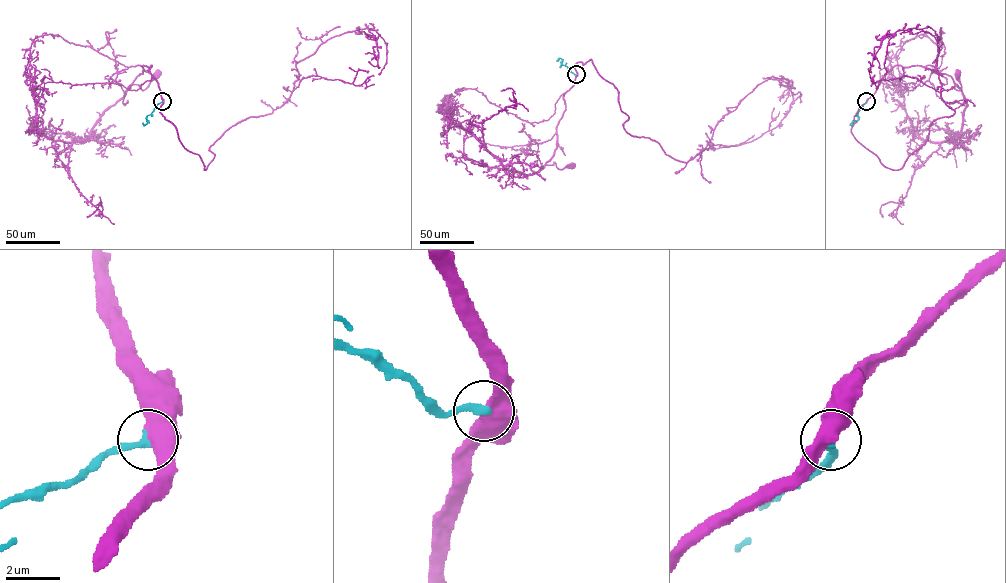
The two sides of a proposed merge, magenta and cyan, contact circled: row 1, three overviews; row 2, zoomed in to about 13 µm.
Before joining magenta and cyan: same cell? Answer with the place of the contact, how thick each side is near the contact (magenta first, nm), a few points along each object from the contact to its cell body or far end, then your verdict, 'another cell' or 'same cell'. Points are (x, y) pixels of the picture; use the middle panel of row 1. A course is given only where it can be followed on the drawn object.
(576, 74) | 500/300 nm | magenta via (576, 74), (564, 93), (565, 109), (556, 128), (556, 146), (545, 164), (554, 162), (562, 169), (572, 166) | cyan via (576, 74), (564, 65), (560, 66), (562, 59), (556, 61) | another cell

